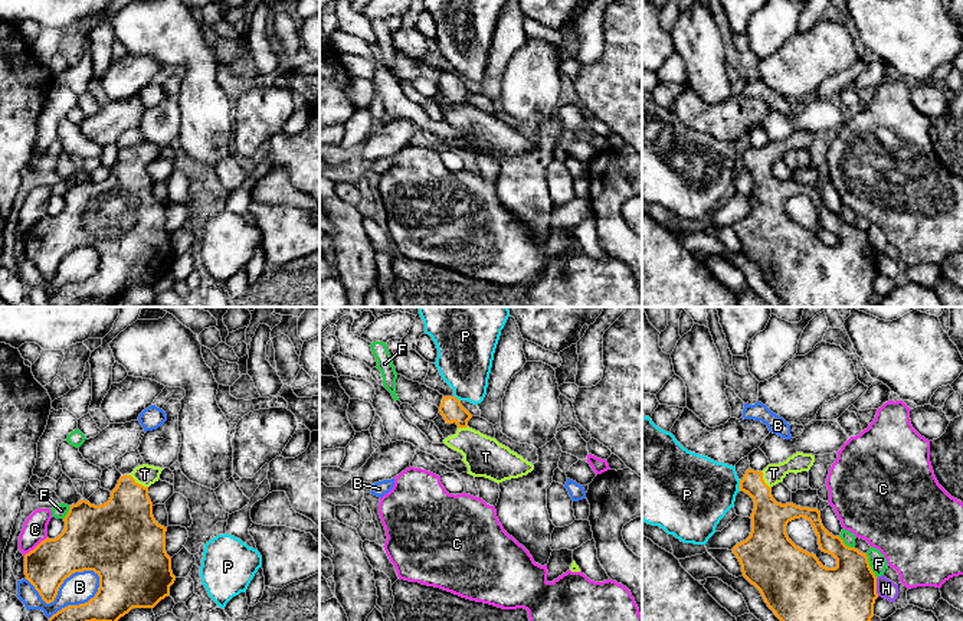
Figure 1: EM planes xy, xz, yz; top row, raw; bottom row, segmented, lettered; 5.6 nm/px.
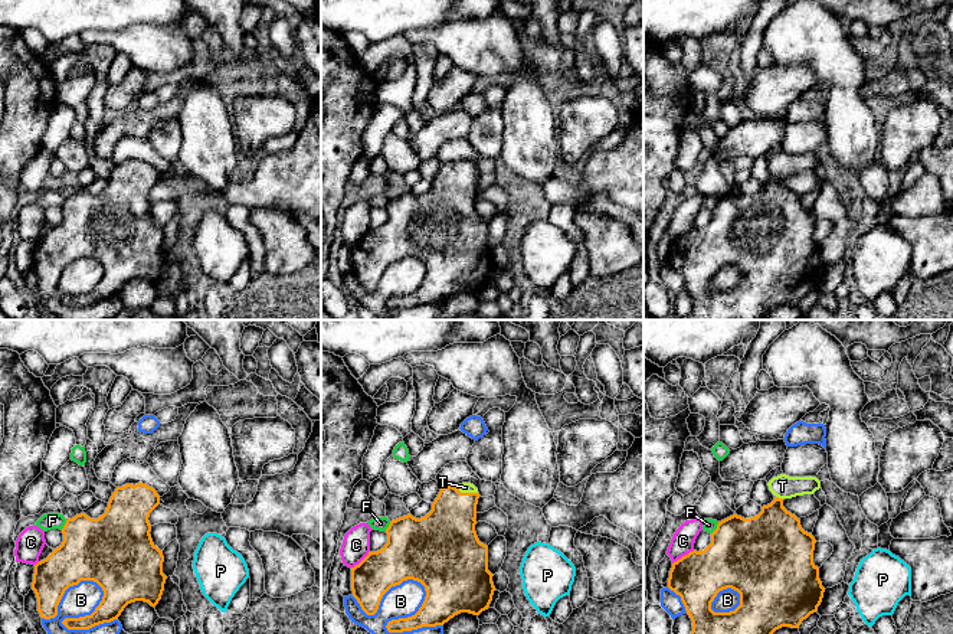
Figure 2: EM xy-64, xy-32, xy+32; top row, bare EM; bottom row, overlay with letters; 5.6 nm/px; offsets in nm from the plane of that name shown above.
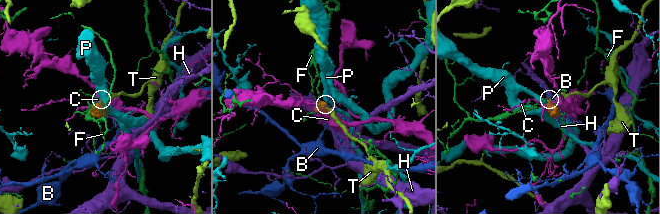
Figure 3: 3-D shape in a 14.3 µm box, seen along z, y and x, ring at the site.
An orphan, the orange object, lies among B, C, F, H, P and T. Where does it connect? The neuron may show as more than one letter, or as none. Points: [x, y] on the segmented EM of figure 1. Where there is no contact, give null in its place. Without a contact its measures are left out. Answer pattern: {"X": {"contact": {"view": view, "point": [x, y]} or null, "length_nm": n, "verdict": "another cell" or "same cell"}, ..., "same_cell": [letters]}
{"B": {"contact": {"view": "xy", "point": [61, 584]}, "length_nm": 420, "verdict": "another cell"}, "C": {"contact": {"view": "xy", "point": [36, 546]}, "length_nm": 170, "verdict": "another cell"}, "F": {"contact": {"view": "yz", "point": [868, 565]}, "length_nm": 150, "verdict": "another cell"}, "H": {"contact": {"view": "yz", "point": [875, 587]}, "length_nm": 110, "verdict": "another cell"}, "P": {"contact": {"view": "yz", "point": [739, 486]}, "length_nm": 60, "verdict": "another cell"}, "T": {"contact": {"view": "xy", "point": [137, 483]}, "length_nm": 150, "verdict": "same cell"}, "same_cell": ["T"]}

